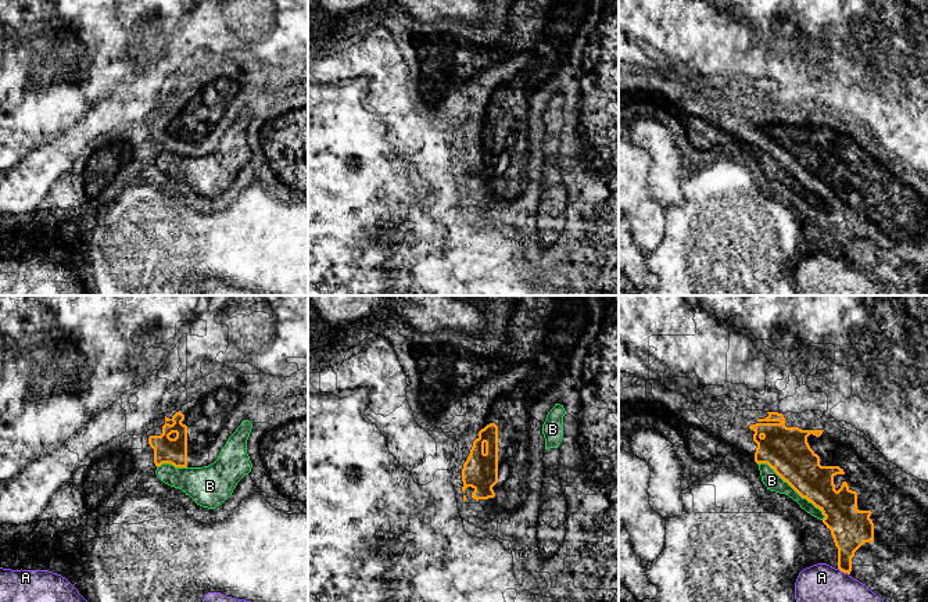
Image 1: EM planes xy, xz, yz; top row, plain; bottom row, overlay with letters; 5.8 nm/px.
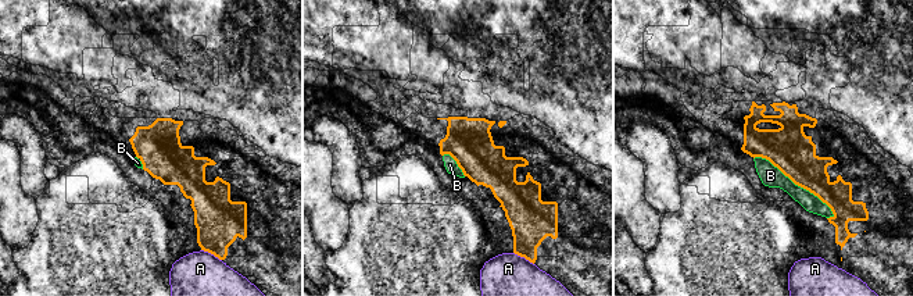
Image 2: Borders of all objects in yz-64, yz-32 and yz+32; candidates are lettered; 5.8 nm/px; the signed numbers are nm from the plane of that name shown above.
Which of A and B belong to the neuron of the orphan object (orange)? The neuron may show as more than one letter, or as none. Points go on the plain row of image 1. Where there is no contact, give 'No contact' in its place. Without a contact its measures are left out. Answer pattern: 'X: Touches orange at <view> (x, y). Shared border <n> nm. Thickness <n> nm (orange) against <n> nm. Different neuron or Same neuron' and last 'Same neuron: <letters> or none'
A: Touches orange at yz (844, 261). Shared border 80 nm. Thickness 220 nm (orange) against 400 nm. Different neuron
B: Touches orange at yz (792, 176). Shared border 500 nm. Thickness 260 nm (orange) against 100 nm. Different neuron
Same neuron: none

